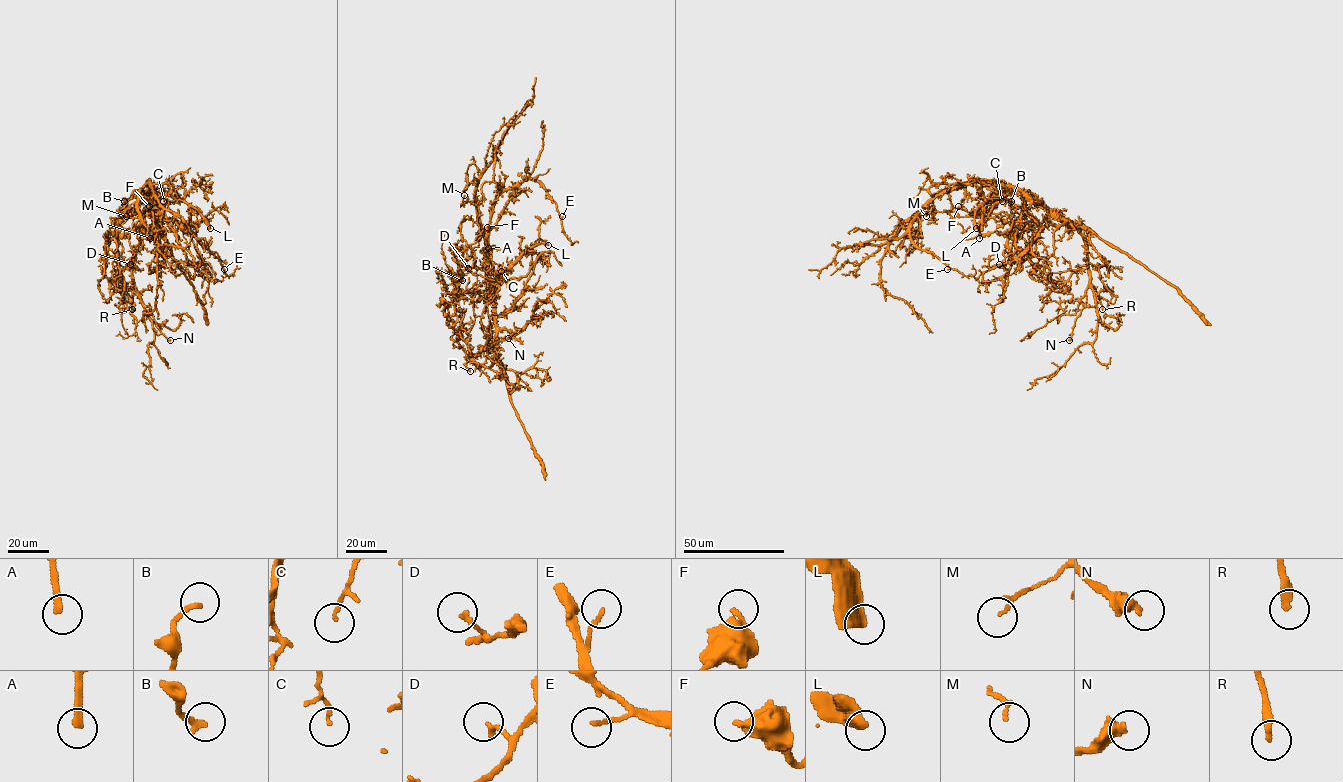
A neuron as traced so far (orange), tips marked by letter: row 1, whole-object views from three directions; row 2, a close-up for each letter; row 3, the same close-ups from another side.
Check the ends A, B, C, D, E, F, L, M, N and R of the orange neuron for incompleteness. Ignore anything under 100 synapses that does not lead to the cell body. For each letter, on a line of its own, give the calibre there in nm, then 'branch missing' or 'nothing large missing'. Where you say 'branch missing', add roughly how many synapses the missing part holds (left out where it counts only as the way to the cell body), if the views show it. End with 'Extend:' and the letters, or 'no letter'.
A: calibre 260 nm; nothing large missing
B: calibre 200 nm; nothing large missing
C: calibre 120 nm; nothing large missing
D: calibre 170 nm; nothing large missing
E: calibre 140 nm; nothing large missing
F: calibre 500 nm; nothing large missing
L: calibre 550 nm; branch missing; 450 synapses
M: calibre 140 nm; nothing large missing
N: calibre 440 nm; nothing large missing
R: calibre 280 nm; nothing large missing
Extend: L

